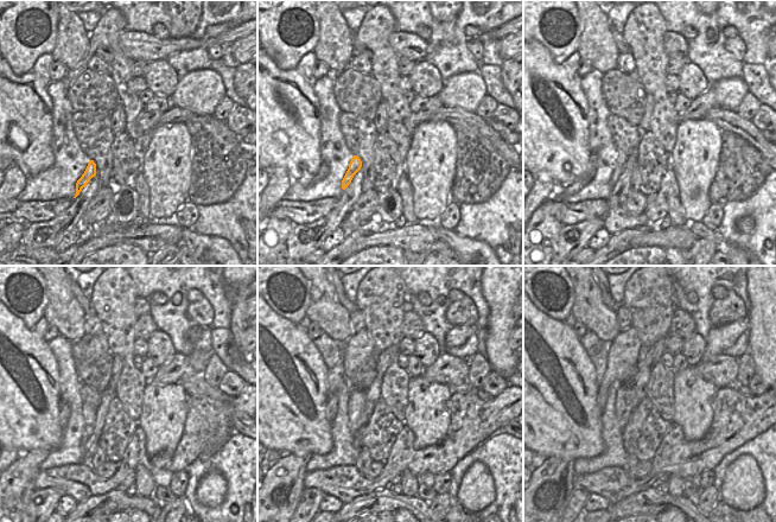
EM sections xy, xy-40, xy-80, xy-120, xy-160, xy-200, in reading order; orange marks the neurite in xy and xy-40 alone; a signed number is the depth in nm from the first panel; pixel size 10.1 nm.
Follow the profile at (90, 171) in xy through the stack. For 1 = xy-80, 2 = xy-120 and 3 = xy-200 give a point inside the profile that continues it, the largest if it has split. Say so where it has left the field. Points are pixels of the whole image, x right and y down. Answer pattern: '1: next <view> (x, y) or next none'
1: next xy-80 (622, 158)
2: next xy-120 (89, 411)
3: next xy-200 (625, 400)

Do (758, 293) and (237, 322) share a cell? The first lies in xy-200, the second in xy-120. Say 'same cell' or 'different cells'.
same cell

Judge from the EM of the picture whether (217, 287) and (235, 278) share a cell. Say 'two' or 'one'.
two

